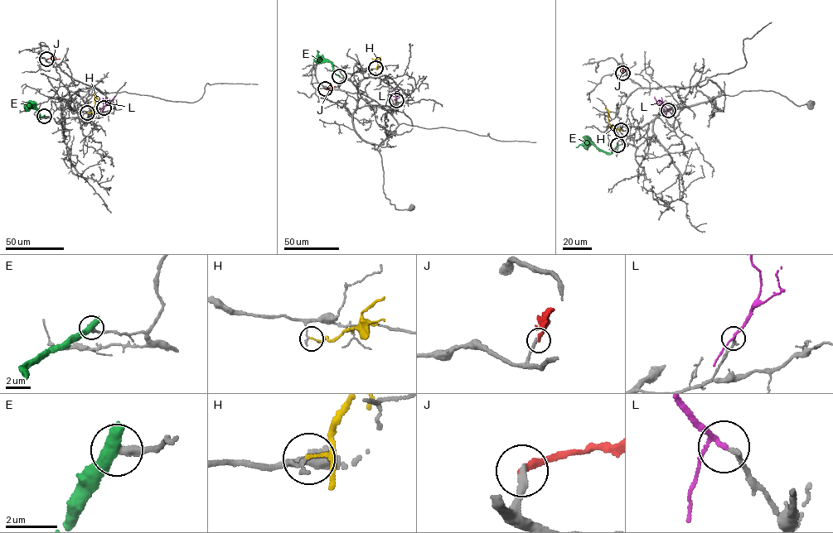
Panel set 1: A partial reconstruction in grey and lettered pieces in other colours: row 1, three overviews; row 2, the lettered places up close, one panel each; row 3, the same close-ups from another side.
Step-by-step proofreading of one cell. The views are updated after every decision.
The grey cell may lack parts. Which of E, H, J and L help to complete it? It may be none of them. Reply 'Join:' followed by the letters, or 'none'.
Join: L

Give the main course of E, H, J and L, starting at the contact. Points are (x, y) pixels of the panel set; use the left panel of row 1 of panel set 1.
E: (44, 116), (37, 119), (39, 115), (36, 110), (29, 108)
H: (87, 113), (95, 107), (94, 96), (98, 98)
J: (46, 59), (60, 59)
L: (104, 108), (113, 97)

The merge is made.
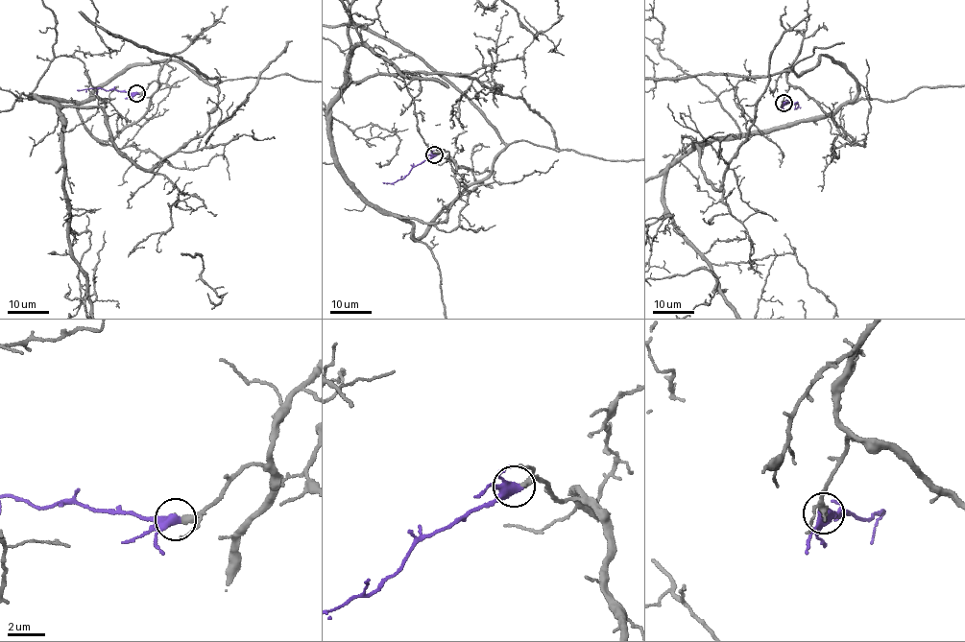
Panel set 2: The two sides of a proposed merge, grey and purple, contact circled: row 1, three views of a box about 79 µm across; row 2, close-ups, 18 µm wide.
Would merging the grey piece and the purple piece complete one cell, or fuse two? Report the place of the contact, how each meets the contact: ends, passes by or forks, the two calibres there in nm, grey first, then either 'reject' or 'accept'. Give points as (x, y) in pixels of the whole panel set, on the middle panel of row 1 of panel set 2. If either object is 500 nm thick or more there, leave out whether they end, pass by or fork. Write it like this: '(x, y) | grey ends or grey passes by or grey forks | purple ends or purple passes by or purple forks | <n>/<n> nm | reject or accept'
(434, 154) | grey ends | purple forks | 200/360 nm | accept

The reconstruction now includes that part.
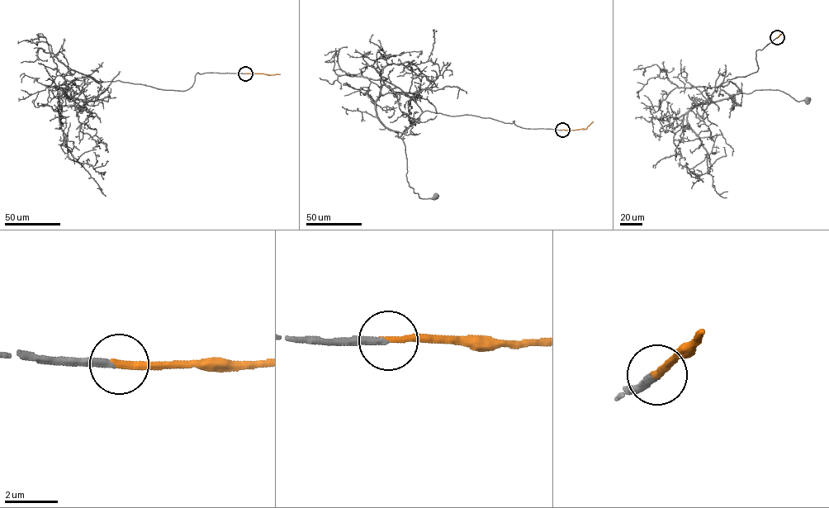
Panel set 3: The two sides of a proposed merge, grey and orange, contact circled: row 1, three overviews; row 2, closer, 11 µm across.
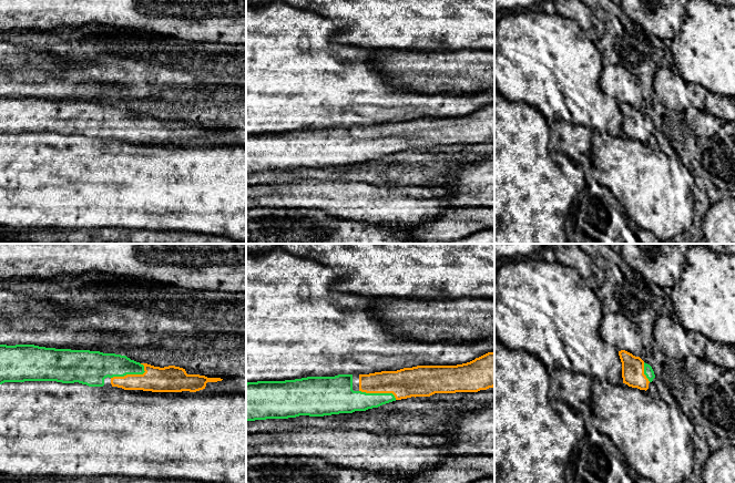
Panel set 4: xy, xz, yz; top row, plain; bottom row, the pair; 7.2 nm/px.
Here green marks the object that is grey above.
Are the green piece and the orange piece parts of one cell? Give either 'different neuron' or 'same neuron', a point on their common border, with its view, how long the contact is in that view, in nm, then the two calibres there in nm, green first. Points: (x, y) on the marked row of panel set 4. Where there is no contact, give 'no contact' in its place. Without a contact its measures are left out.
same neuron; meets green in xy at (130, 373); contact 260 nm long; 220 nm thick on the green side, 190 nm on the other

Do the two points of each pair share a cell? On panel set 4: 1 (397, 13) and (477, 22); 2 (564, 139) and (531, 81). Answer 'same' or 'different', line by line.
1: same
2: different

